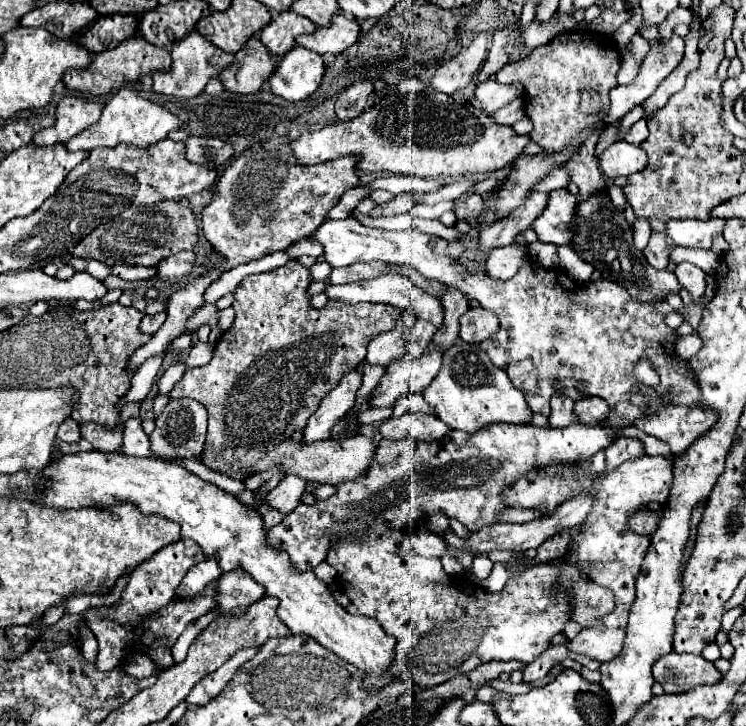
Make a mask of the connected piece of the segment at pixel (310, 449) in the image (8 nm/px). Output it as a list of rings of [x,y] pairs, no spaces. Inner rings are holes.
[[[361,434],[347,438],[343,442],[325,440],[325,442],[311,442],[309,446],[305,446],[305,442],[293,442],[291,438],[287,438],[285,442],[277,444],[277,450],[273,450],[273,454],[265,454],[261,462],[251,470],[251,474],[261,474],[279,466],[287,474],[297,474],[299,478],[305,478],[305,482],[339,484],[361,476],[369,468],[373,454],[375,454],[375,444]]]

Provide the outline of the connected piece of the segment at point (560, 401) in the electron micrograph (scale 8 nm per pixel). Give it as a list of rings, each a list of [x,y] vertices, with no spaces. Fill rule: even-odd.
[[[555,394],[555,396],[553,396],[553,400],[551,400],[549,424],[551,424],[553,428],[579,424],[579,420],[573,416],[573,400],[571,400],[571,398],[565,398],[565,394]]]

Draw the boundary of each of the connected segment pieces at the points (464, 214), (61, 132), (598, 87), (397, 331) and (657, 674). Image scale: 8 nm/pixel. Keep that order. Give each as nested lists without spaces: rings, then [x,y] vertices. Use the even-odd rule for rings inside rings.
[[[469,196],[469,200],[455,210],[455,214],[459,220],[479,218],[483,214],[483,198],[481,196]]]
[[[65,96],[57,104],[55,126],[37,132],[33,138],[33,144],[35,146],[65,144],[69,138],[73,138],[87,126],[95,124],[101,116],[101,108],[103,106],[97,102],[89,102],[89,100],[77,98],[77,96]]]
[[[565,32],[553,38],[547,46],[541,46],[533,50],[531,56],[518,62],[510,63],[497,74],[497,81],[502,84],[521,82],[525,86],[525,114],[533,122],[531,140],[539,144],[541,148],[551,152],[563,152],[569,148],[573,138],[581,130],[591,130],[585,138],[585,170],[583,172],[569,172],[571,182],[579,188],[579,198],[591,198],[593,194],[605,190],[605,182],[599,174],[599,164],[593,158],[595,156],[595,144],[599,140],[601,128],[599,120],[603,112],[599,114],[583,114],[579,112],[581,92],[583,90],[595,90],[603,96],[609,94],[611,88],[617,86],[617,72],[621,66],[621,54],[615,46],[615,40],[607,36],[599,36],[593,32]]]
[[[403,310],[401,318],[393,326],[393,330],[373,338],[373,342],[369,344],[365,360],[369,364],[387,366],[393,360],[403,358],[405,356],[405,344],[407,344],[407,338],[409,338],[409,332],[411,332],[411,326],[415,324],[415,320],[417,320],[417,316],[413,314],[413,310]]]
[[[671,652],[657,660],[653,666],[653,678],[663,686],[665,692],[681,694],[693,686],[713,686],[721,682],[723,674],[713,666],[713,662],[707,662],[703,656]]]

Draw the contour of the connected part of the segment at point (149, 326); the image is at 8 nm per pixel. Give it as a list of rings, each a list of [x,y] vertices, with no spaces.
[[[159,312],[159,314],[153,314],[153,316],[147,316],[147,314],[145,314],[143,320],[141,320],[141,324],[139,324],[139,328],[141,328],[141,332],[145,332],[145,334],[155,334],[155,332],[163,326],[165,318],[167,318],[165,312]]]

